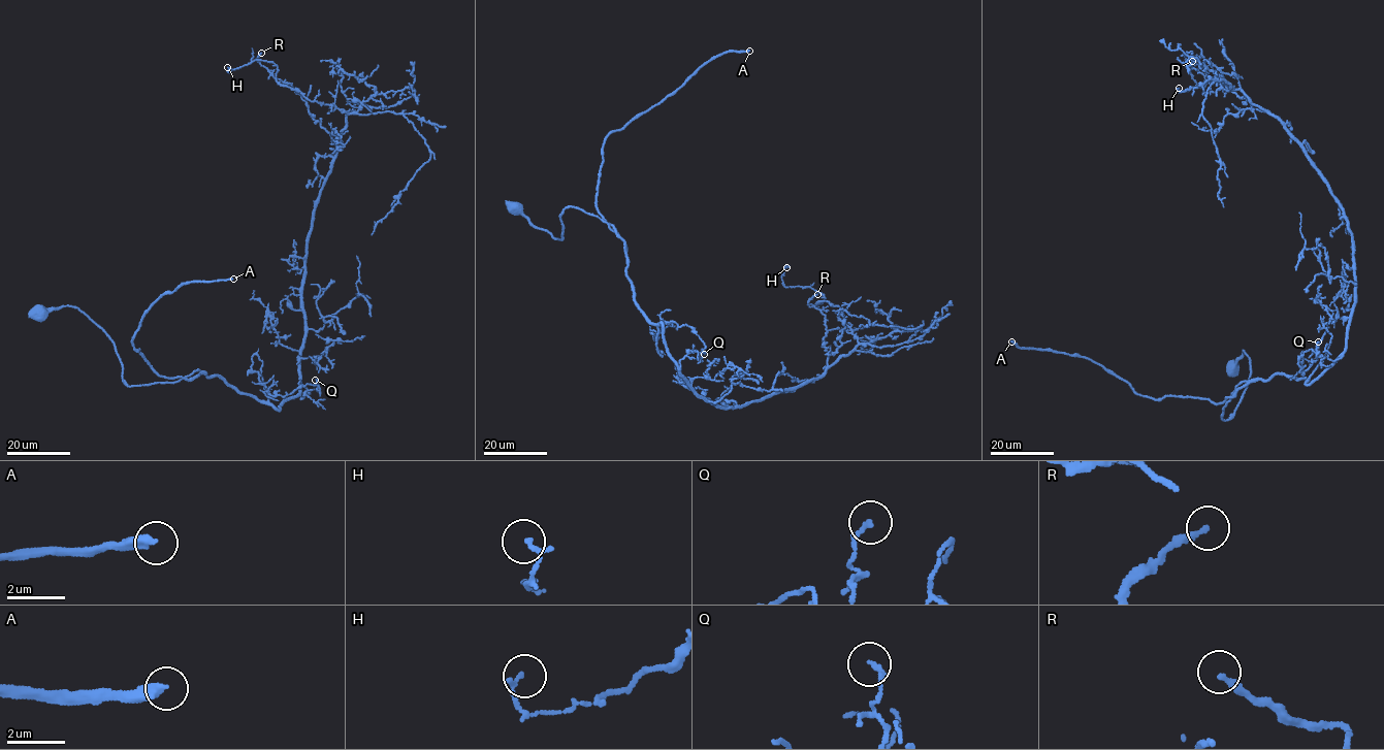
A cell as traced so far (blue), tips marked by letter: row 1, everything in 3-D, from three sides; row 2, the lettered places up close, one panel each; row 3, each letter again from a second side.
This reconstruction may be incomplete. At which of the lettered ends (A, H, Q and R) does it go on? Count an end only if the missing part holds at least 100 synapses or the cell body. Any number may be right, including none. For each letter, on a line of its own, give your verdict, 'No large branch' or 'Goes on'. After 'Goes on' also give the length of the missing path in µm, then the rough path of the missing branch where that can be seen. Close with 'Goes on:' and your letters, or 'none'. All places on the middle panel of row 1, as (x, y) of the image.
A: Goes on. Missing length about 200 µm. Course of what is missing: (749, 51), (792, 54), (819, 74), (850, 140), (910, 188), (955, 280), (863, 347), (874, 321)
H: No large branch
Q: No large branch
R: No large branch
Goes on: A

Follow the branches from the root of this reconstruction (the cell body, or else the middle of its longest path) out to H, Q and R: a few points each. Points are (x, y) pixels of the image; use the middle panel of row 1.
H: (513, 210), (560, 239), (566, 207), (607, 223), (635, 304), (723, 409), (858, 344), (786, 267)
Q: (513, 210), (560, 239), (566, 207), (605, 221), (624, 242), (660, 355), (653, 335), (673, 321), (704, 354)
R: (513, 210), (560, 239), (566, 207), (607, 223), (635, 304), (723, 409), (825, 371), (817, 294)

